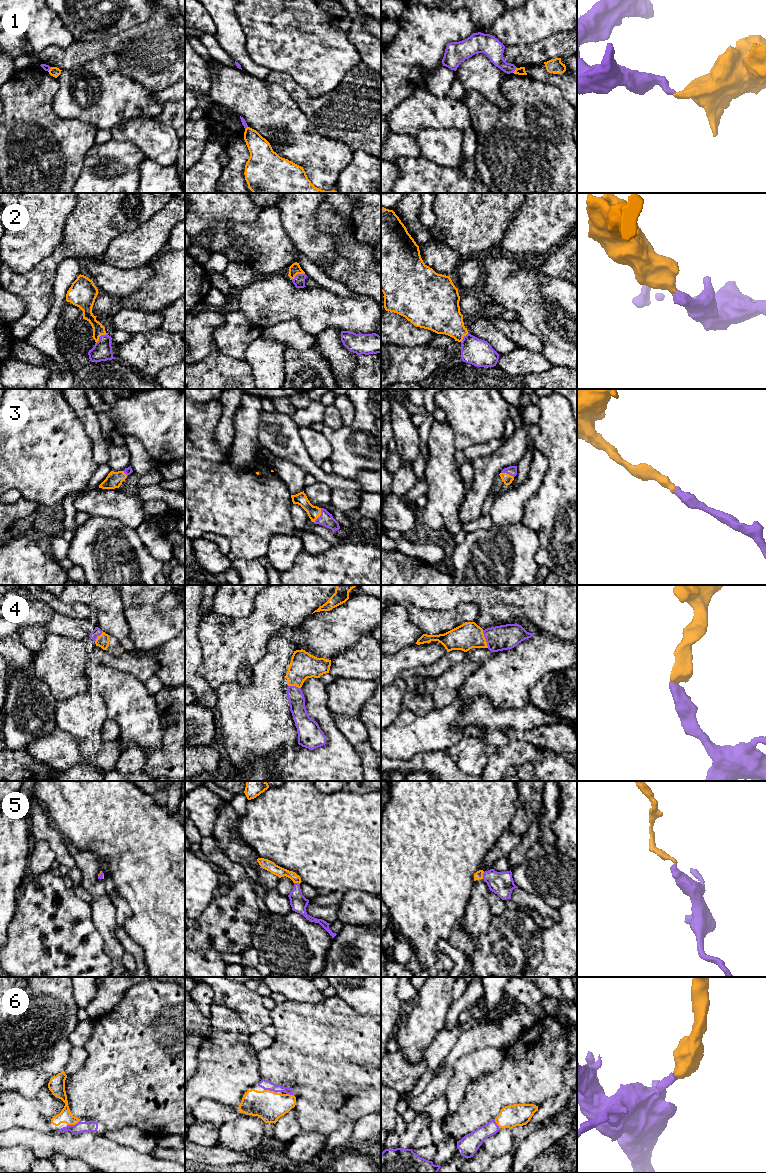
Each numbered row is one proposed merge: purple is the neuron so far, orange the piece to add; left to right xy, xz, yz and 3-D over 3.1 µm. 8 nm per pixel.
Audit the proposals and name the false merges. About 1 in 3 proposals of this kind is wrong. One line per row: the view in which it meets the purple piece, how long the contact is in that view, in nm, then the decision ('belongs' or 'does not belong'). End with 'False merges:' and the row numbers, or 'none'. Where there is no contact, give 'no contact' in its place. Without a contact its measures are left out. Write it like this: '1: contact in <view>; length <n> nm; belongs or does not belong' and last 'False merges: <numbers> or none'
1: contact in yz; length 60 nm; does not belong
2: contact in xz; length 120 nm; belongs
3: contact in xz; length 130 nm; belongs
4: contact in yz; length 150 nm; belongs
5: contact in yz; length 60 nm; belongs
6: contact in xy; length 110 nm; belongs
False merges: 1

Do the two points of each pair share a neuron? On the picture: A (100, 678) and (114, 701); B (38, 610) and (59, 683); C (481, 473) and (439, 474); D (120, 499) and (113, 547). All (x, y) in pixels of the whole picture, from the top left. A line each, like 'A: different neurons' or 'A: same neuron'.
A: same neuron
B: different neurons
C: different neurons
D: different neurons

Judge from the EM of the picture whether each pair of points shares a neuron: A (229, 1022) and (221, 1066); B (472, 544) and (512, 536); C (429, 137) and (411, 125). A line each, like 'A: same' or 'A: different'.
A: same
B: same
C: different

